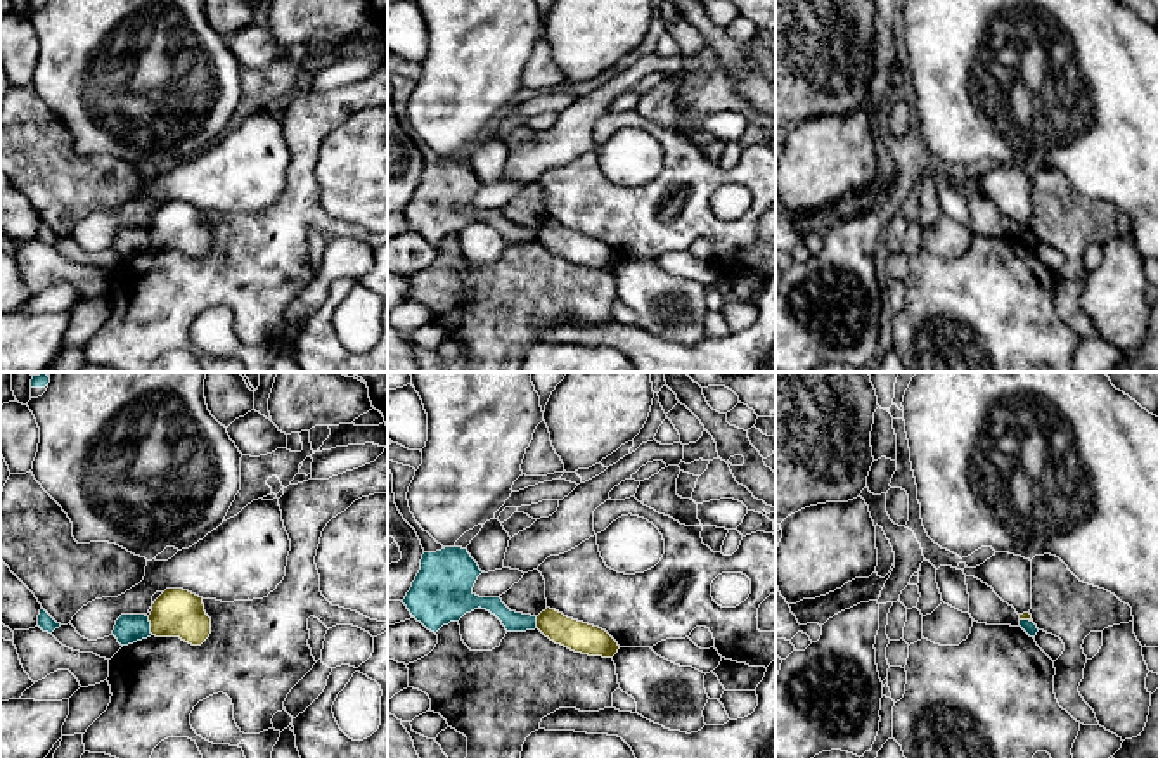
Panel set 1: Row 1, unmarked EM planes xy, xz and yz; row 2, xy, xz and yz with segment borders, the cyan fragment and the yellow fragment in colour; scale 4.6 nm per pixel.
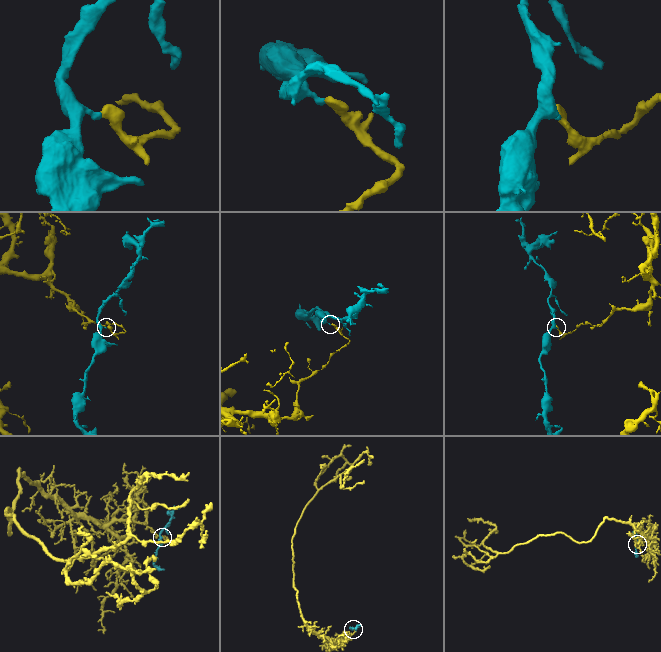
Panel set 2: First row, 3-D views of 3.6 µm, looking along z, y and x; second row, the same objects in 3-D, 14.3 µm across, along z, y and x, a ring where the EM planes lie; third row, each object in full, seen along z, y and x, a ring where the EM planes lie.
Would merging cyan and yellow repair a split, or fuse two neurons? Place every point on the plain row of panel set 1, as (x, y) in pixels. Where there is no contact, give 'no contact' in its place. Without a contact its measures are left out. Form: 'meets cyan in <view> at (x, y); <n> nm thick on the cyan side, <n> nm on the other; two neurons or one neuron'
meets cyan in xy at (149, 238); 140 nm thick on the cyan side, 220 nm on the other; two neurons

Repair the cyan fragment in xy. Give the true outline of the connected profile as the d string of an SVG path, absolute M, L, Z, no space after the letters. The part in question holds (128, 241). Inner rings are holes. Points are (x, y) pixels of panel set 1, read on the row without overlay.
M121 227L116 232L113 248L121 258L151 249L151 234L145 227Z

